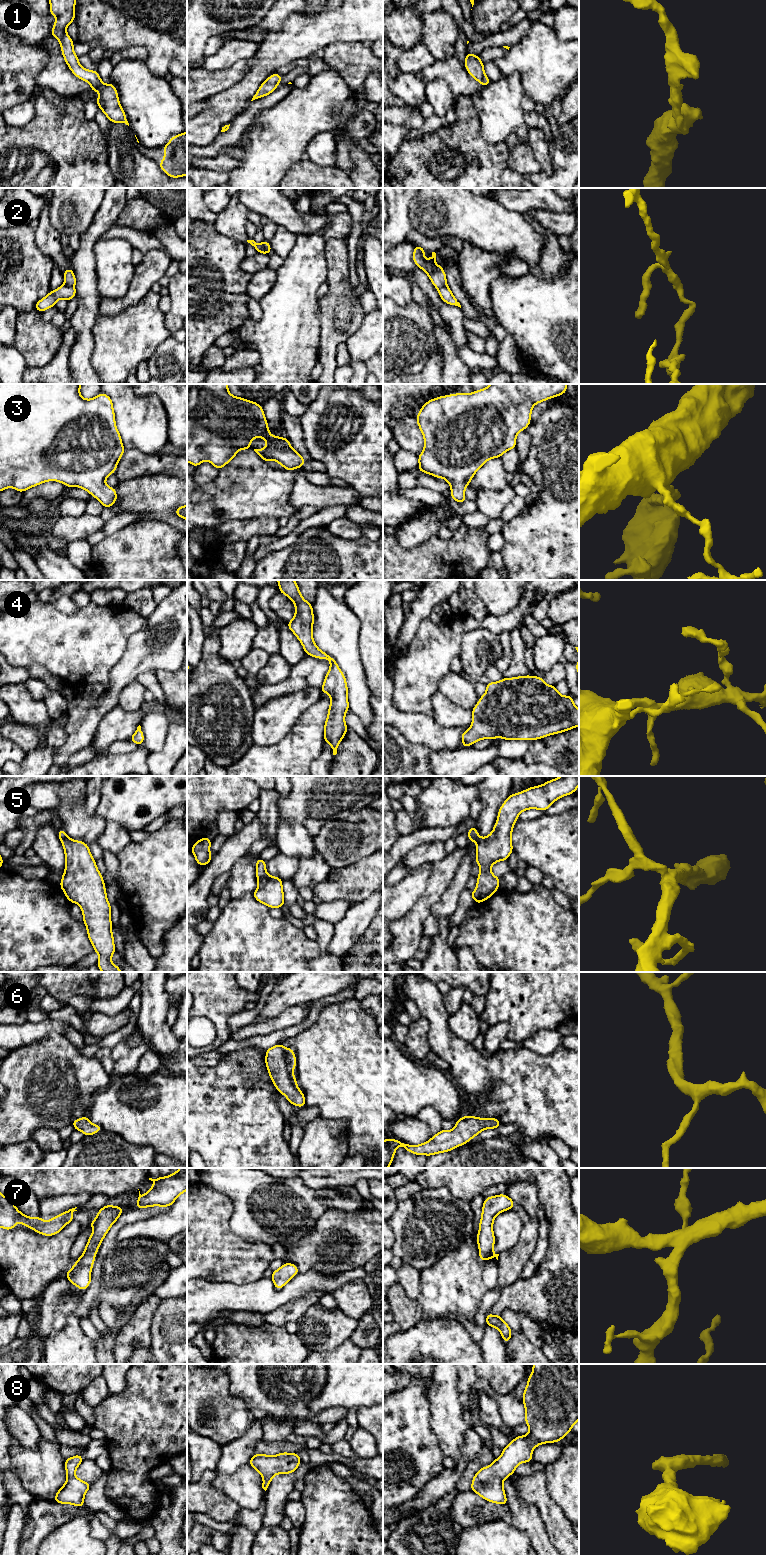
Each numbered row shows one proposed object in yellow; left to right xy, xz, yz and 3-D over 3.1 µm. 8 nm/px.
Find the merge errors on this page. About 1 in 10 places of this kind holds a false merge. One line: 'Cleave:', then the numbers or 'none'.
Cleave: 2

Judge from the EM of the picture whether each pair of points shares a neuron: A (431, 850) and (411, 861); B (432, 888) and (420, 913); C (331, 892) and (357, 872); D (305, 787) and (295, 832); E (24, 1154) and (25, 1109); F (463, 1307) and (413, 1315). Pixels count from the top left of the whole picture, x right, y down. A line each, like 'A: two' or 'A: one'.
A: one
B: one
C: one
D: two
E: two
F: two

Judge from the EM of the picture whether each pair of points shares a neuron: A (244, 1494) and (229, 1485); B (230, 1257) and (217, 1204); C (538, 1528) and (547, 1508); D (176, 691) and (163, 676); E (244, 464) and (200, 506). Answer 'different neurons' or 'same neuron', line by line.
A: same neuron
B: same neuron
C: different neurons
D: same neuron
E: same neuron

